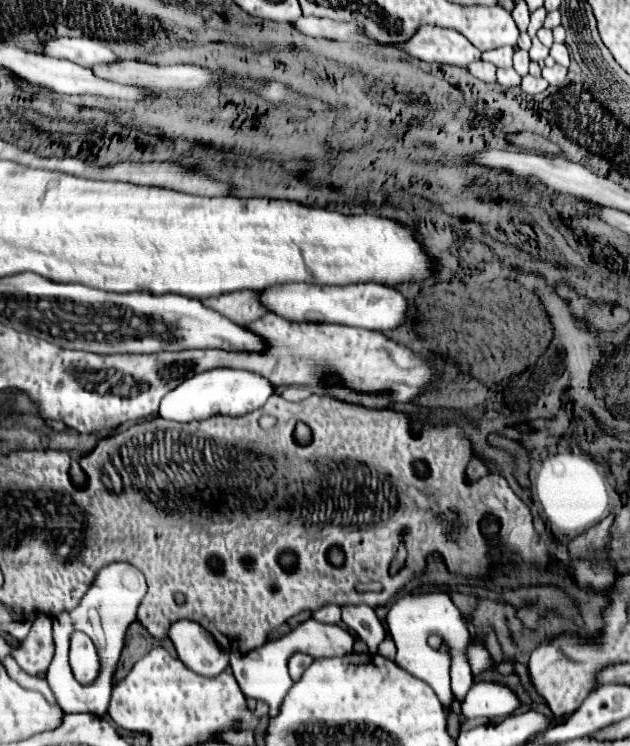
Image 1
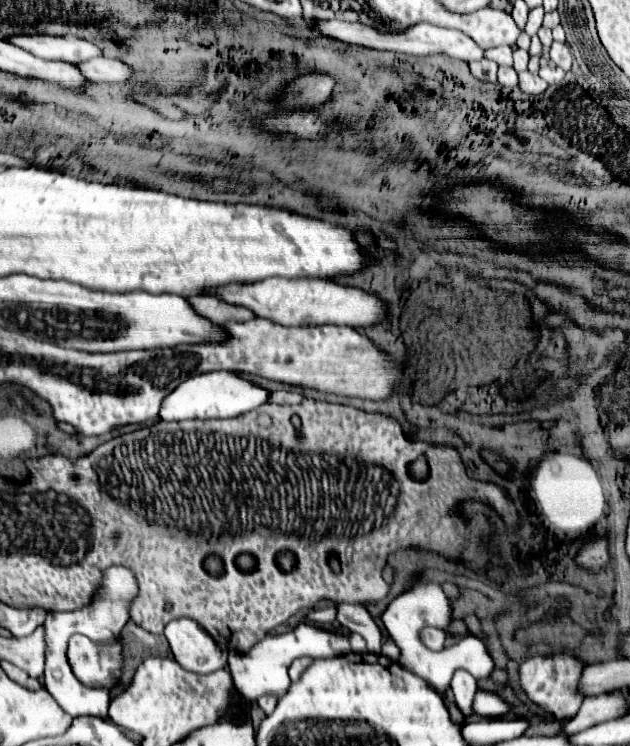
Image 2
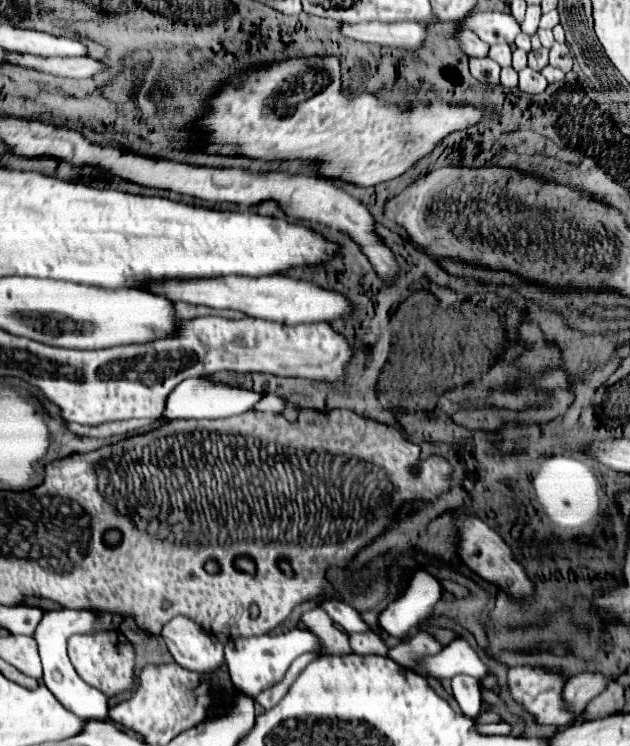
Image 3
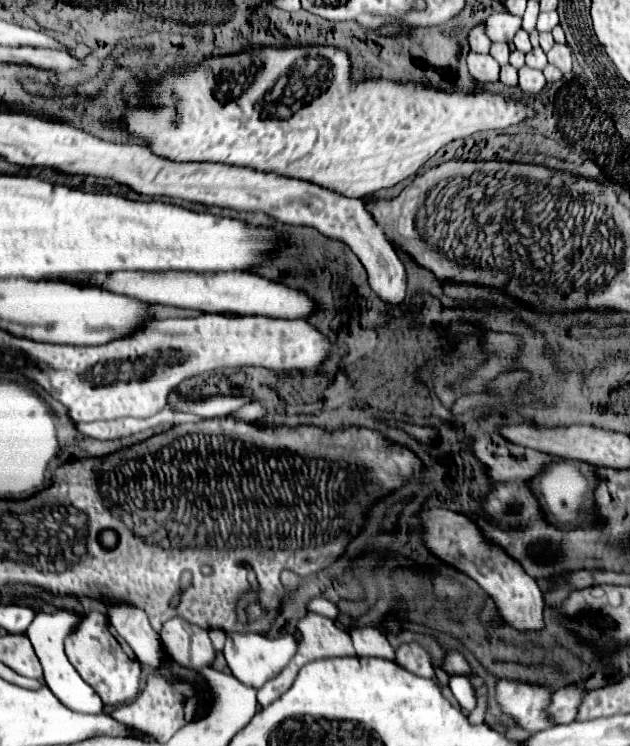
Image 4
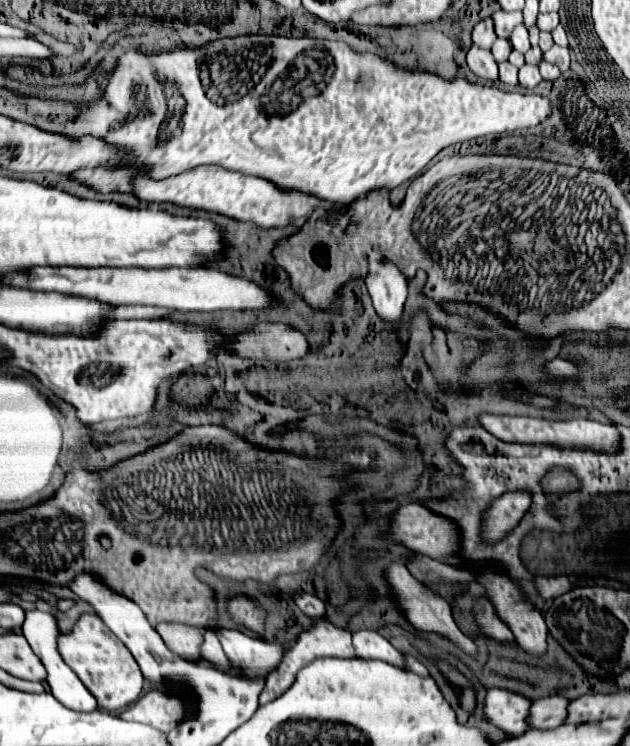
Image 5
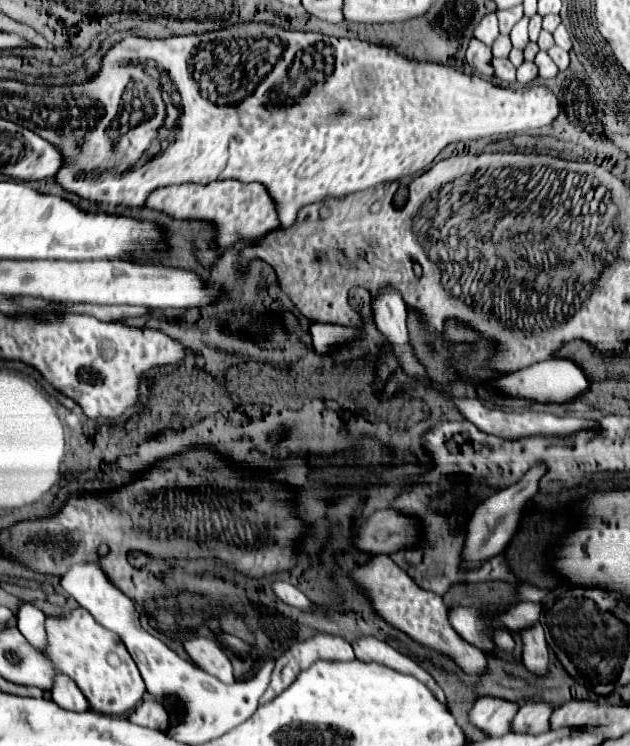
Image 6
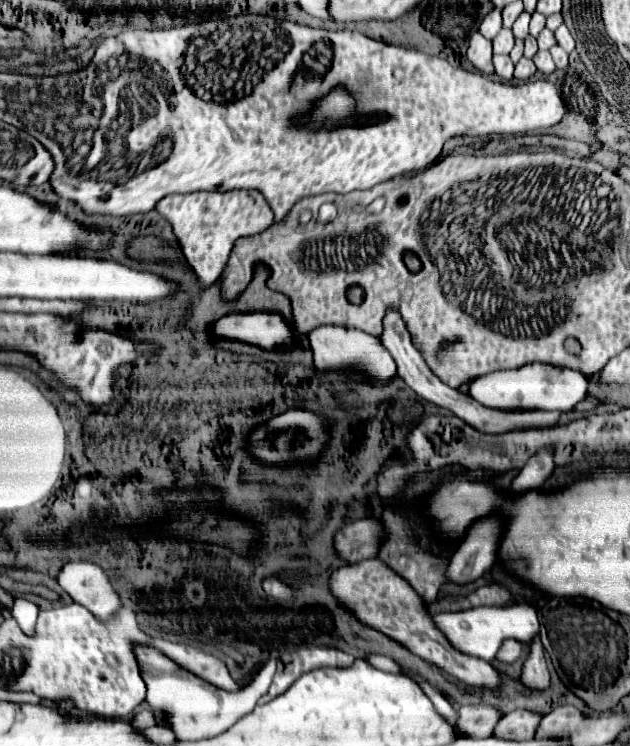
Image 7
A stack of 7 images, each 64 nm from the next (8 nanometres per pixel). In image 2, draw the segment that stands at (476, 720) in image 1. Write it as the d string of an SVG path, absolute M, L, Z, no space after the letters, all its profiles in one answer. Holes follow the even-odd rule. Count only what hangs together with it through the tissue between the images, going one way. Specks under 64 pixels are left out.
M476 690L472 710L478 716L504 716L510 712L510 704L496 692L490 690Z

